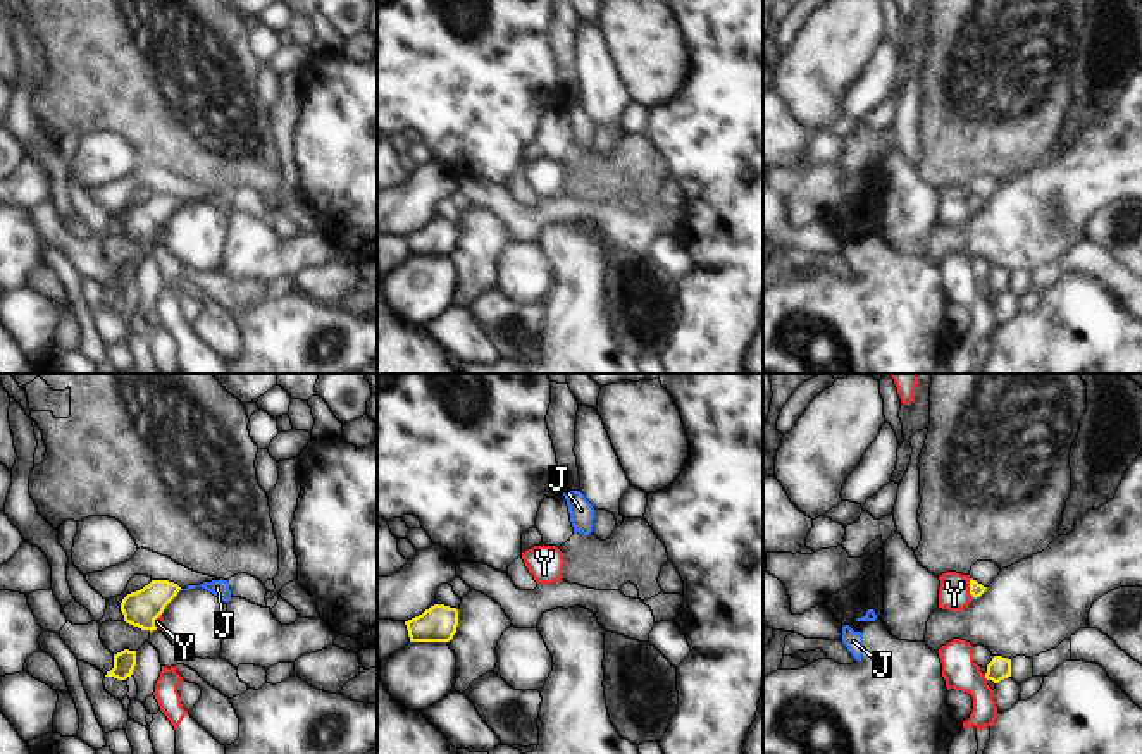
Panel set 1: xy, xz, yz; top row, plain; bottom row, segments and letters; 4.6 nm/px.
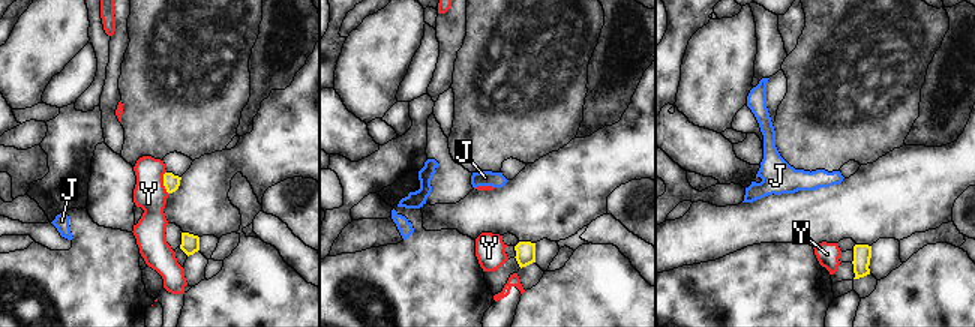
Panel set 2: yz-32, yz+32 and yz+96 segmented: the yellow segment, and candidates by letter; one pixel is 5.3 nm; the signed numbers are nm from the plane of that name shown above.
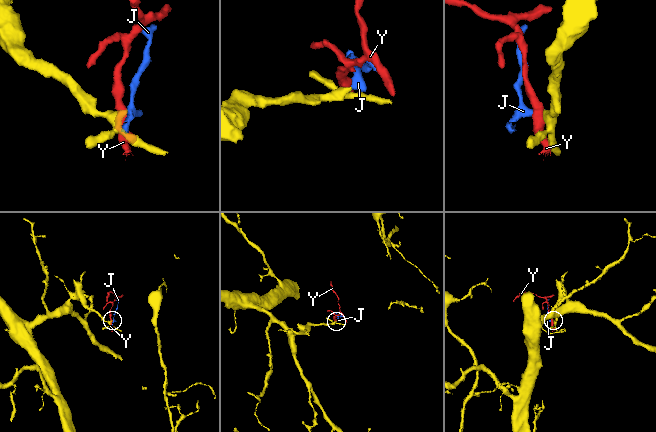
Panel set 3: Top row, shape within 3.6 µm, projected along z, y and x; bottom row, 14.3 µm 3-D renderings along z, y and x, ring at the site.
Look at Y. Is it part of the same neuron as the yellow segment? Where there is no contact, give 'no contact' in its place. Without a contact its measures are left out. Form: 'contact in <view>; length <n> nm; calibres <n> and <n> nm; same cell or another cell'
contact in yz; length 80 nm; calibres 70 and 140 nm; another cell

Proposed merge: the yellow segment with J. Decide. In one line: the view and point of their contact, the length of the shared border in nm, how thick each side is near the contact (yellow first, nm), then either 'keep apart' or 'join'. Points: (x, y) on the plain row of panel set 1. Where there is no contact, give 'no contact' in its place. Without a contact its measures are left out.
yz (974, 210) | 30 nm | 70/20 nm | join

